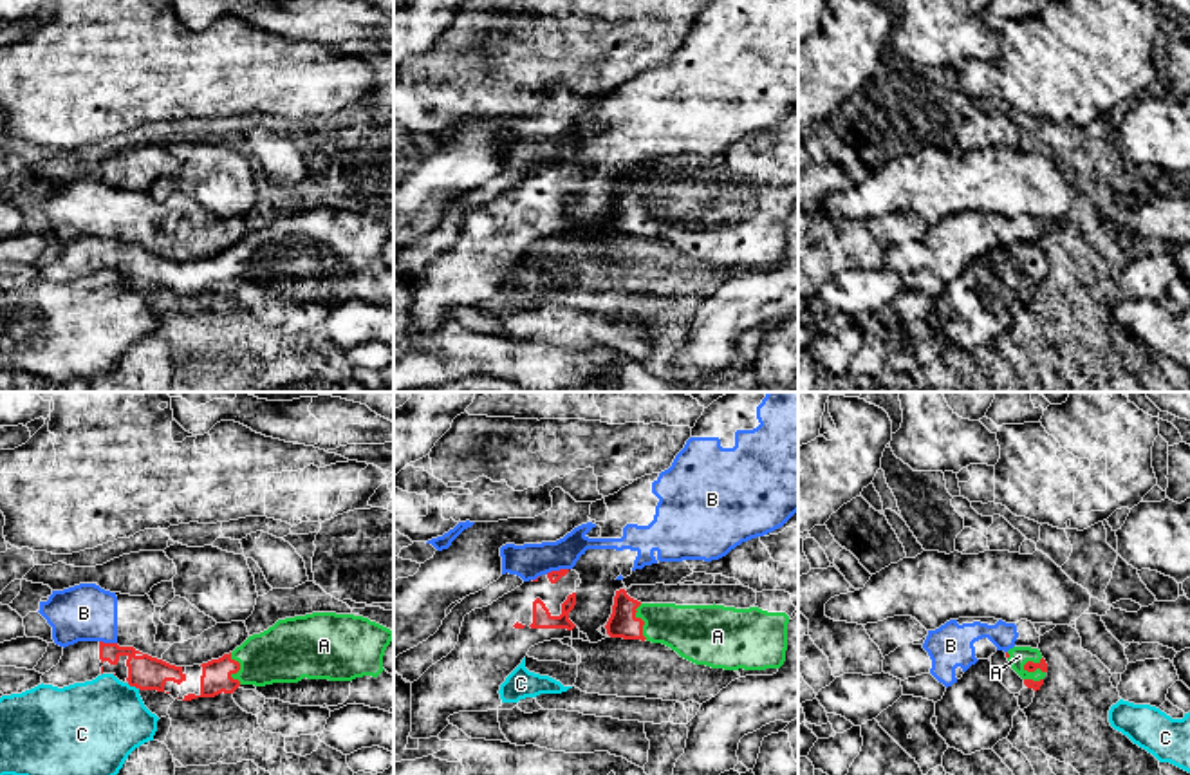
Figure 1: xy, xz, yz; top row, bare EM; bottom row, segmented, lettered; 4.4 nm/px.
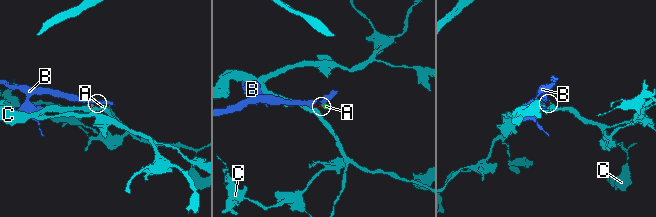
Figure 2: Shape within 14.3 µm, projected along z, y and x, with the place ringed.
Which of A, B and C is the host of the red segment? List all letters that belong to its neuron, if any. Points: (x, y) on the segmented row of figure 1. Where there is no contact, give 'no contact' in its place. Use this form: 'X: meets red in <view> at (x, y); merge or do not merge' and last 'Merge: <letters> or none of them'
A: meets red in yz at (1033, 671); merge
B: meets red in xy at (109, 644); do not merge
C: meets red in xy at (134, 685); do not merge
Merge: A

